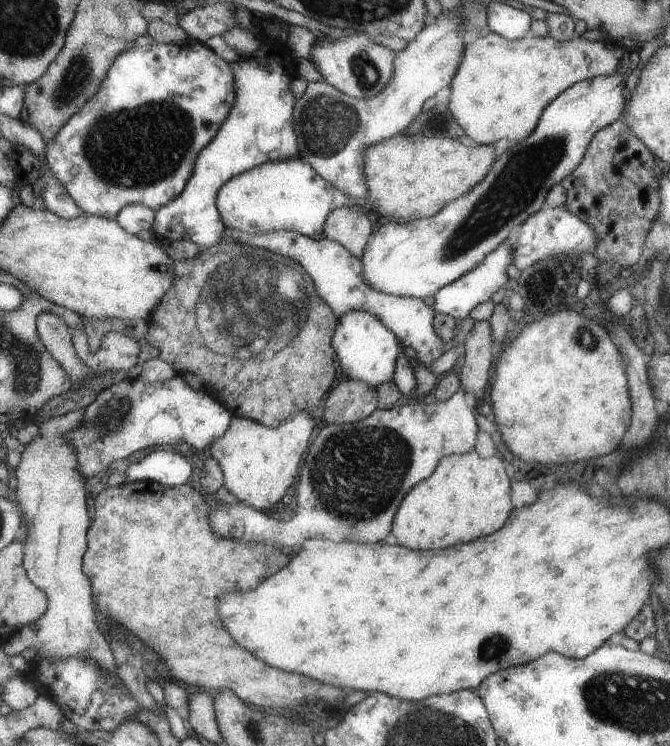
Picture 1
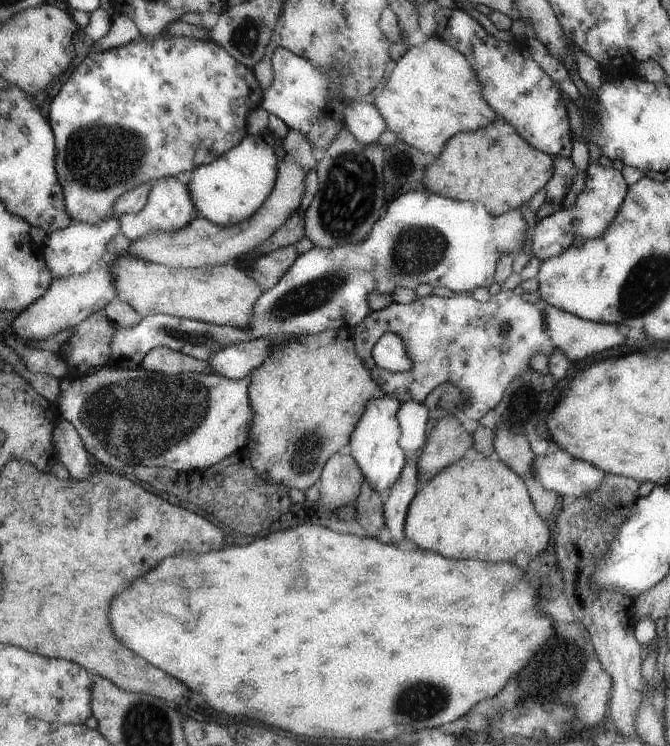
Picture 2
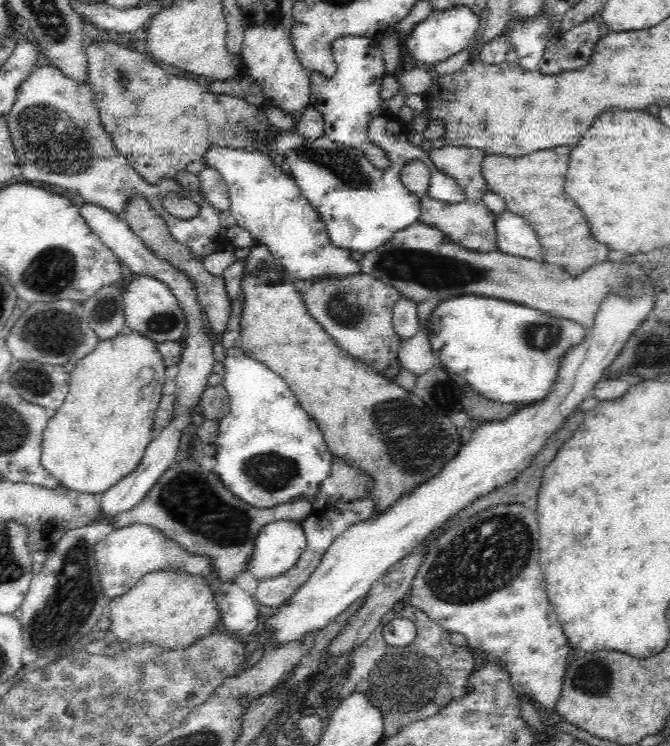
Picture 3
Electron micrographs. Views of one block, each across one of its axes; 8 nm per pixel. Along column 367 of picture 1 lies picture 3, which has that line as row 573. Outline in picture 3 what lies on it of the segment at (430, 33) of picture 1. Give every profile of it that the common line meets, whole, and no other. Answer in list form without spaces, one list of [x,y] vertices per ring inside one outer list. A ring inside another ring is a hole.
[[[141,524],[120,527],[104,535],[95,544],[95,561],[102,590],[111,600],[126,594],[146,573],[168,568],[176,568],[179,572],[206,573],[212,567],[208,557],[192,554],[155,528]]]

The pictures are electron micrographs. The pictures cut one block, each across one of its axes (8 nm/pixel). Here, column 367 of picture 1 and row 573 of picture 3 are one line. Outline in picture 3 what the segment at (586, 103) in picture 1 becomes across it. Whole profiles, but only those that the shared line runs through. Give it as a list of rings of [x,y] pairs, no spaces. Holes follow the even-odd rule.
[[[300,521],[270,522],[256,535],[246,571],[258,582],[278,578],[298,562],[306,545]]]

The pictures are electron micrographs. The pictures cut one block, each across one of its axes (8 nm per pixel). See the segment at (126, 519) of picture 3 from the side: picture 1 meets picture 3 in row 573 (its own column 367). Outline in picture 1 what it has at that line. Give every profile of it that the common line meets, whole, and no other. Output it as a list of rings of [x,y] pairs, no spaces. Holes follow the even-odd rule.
[[[361,205],[336,208],[324,223],[324,238],[344,245],[353,256],[362,256],[363,246],[371,234],[369,220],[361,212]]]

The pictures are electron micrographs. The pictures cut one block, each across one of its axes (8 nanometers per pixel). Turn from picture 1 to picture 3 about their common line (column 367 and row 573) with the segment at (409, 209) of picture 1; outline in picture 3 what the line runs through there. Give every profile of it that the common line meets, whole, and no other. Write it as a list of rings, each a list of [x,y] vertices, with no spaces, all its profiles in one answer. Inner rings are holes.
[[[176,568],[142,575],[142,578],[126,594],[111,600],[107,611],[111,620],[110,630],[120,640],[156,644],[166,649],[185,649],[220,625],[220,609],[216,604],[214,592],[210,589],[210,583],[206,579],[206,573],[179,572]]]

